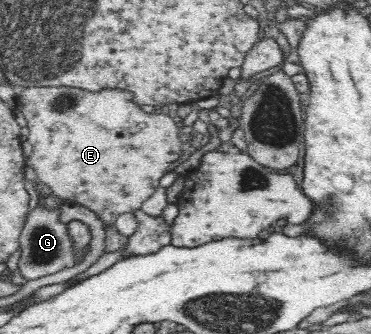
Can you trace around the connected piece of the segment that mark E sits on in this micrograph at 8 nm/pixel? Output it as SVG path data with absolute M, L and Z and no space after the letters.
M30 86L19 89L18 108L29 128L28 142L33 147L25 164L33 167L38 181L64 202L87 206L107 226L115 225L120 214L140 210L161 186L162 176L181 154L181 143L172 117L164 110L147 113L135 103L129 90L89 91L72 86Z

